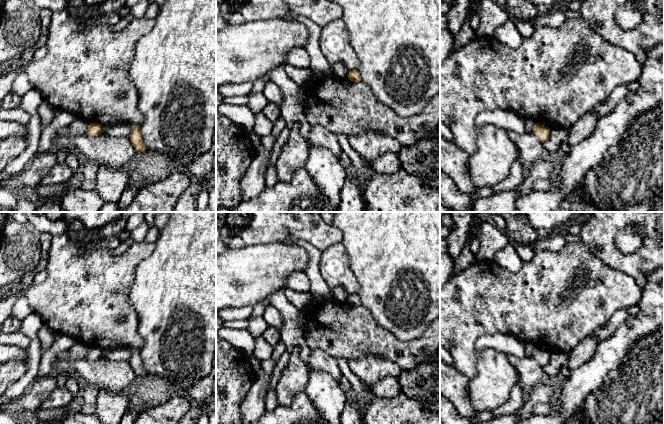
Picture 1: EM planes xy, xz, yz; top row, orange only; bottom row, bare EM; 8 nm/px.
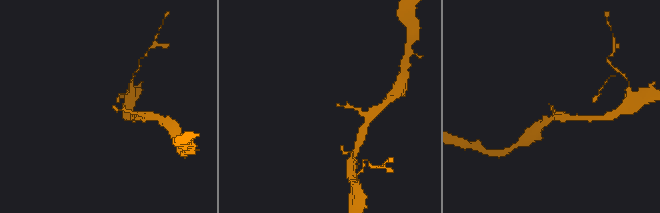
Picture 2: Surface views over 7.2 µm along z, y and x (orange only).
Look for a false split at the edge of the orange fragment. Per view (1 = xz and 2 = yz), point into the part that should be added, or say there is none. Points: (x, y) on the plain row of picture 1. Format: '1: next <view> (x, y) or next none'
1: next none
2: next none

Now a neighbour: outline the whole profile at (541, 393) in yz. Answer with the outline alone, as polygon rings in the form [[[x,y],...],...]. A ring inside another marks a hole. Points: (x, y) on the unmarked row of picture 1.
[[[538,383],[528,395],[523,406],[516,412],[520,421],[528,419],[533,414],[533,407],[537,403],[550,403],[555,399],[557,393],[552,385]]]

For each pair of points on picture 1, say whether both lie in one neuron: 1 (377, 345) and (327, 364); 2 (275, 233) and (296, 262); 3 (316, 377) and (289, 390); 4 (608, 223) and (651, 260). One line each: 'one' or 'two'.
1: two
2: two
3: two
4: one

